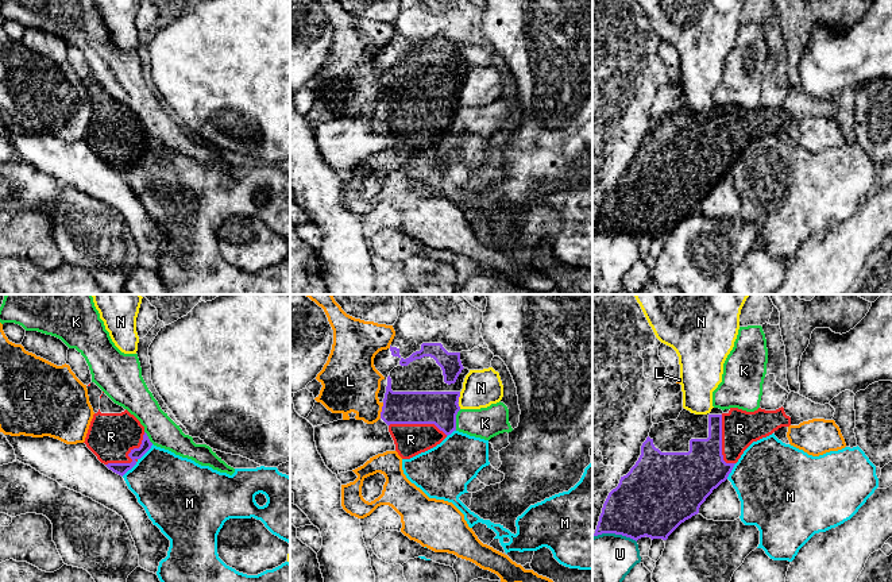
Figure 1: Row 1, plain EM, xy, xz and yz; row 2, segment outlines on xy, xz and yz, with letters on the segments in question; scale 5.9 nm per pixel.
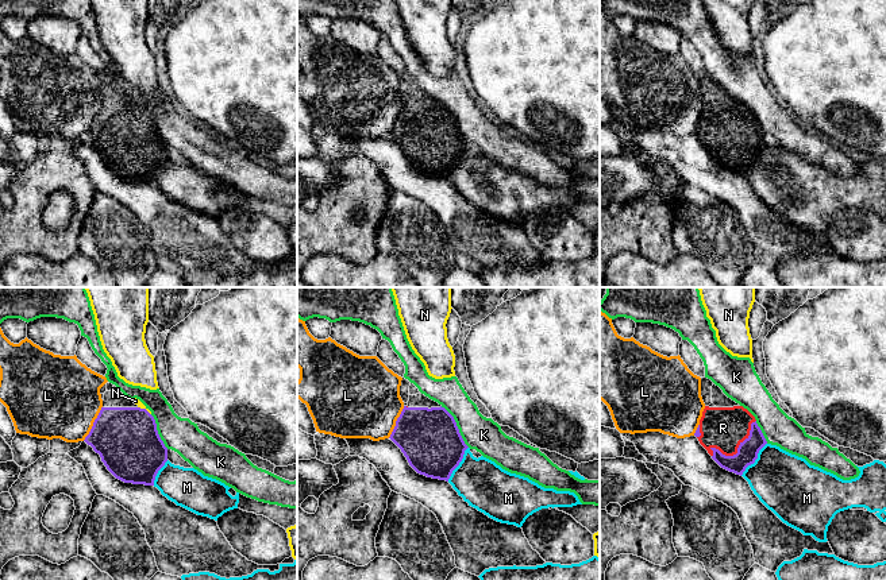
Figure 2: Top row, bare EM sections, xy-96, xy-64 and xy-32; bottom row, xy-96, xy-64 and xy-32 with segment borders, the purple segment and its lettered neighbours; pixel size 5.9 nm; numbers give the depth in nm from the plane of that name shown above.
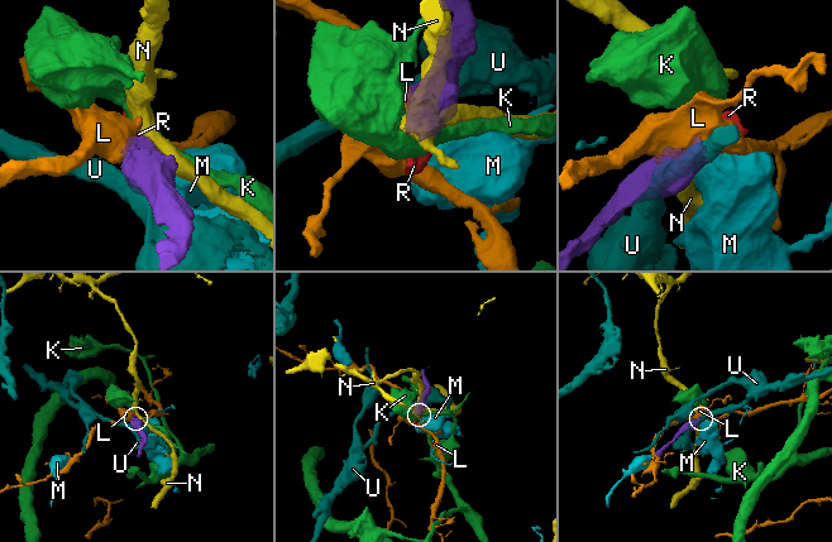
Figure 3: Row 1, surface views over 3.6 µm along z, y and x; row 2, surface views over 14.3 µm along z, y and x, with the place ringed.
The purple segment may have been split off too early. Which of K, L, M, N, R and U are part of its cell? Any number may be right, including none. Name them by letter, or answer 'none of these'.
R

